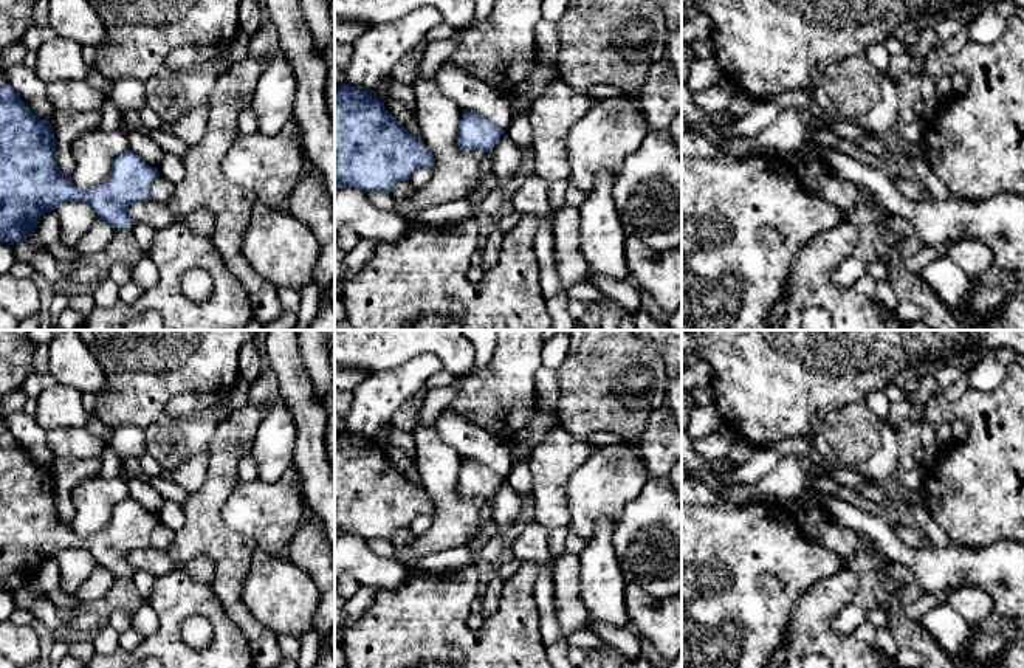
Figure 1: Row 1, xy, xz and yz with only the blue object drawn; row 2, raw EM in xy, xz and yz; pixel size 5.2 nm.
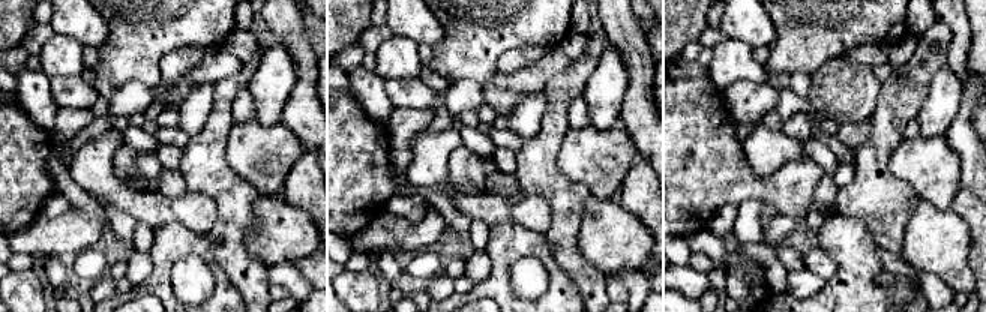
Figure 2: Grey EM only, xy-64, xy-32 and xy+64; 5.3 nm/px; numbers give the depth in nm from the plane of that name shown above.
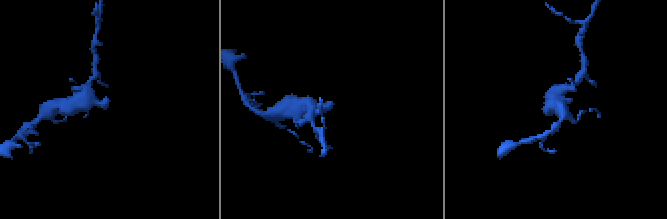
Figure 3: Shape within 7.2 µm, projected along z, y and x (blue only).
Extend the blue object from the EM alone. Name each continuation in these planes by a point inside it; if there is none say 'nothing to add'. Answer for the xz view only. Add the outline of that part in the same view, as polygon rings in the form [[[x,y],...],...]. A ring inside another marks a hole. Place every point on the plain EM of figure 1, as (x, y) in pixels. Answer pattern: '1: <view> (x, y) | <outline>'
nothing to add

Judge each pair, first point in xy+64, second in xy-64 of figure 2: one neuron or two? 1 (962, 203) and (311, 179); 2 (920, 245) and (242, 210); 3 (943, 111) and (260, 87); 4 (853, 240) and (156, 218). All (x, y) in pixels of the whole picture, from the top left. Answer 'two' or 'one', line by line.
1: one
2: two
3: one
4: two

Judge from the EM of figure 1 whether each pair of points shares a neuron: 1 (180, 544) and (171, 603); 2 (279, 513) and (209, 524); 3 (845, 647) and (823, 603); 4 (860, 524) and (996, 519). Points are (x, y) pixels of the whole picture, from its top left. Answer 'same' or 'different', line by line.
1: different
2: different
3: same
4: different

